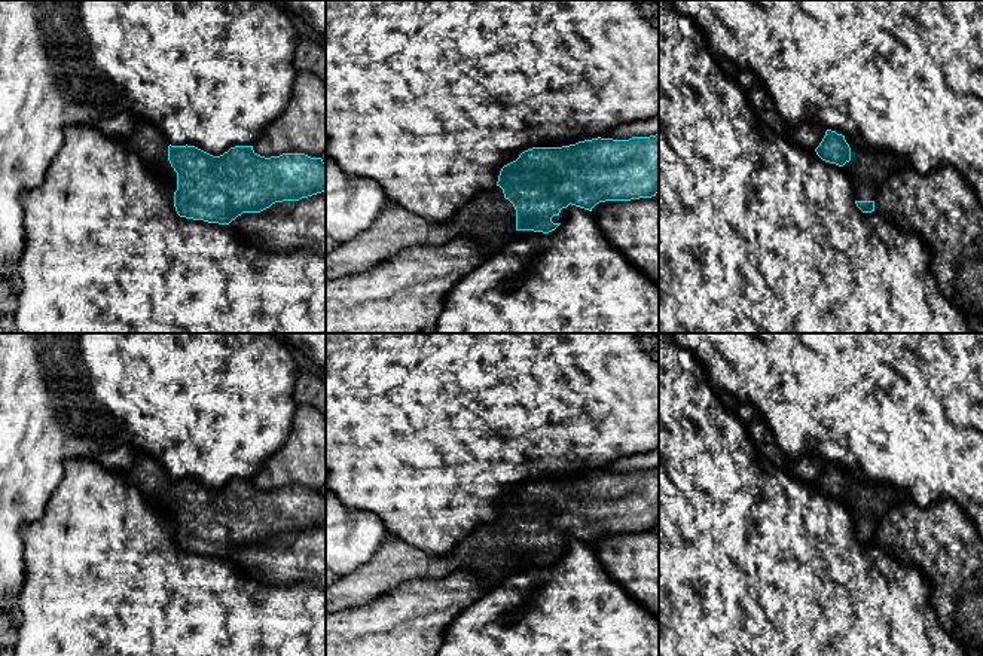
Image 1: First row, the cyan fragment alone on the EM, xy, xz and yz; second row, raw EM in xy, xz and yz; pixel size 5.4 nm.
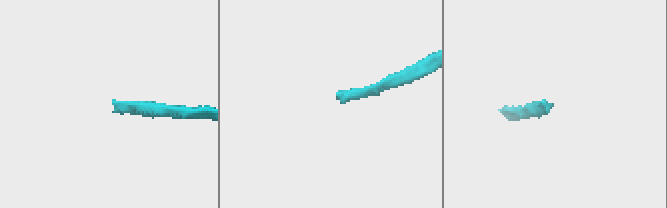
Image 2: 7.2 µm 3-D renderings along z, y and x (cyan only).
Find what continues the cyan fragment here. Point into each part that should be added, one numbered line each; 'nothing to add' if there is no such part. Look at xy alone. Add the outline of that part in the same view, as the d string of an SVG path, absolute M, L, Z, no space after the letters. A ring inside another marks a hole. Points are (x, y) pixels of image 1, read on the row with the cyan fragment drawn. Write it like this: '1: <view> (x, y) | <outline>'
1: xy (146, 140) | M137 119L135 128L122 140L173 192L177 190L177 173L168 161L170 144L159 128L146 119Z

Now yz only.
1: yz (867, 171) | M848 137L851 161L843 165L851 180L855 201L874 201L886 177L897 164L885 152L870 152L857 147Z

